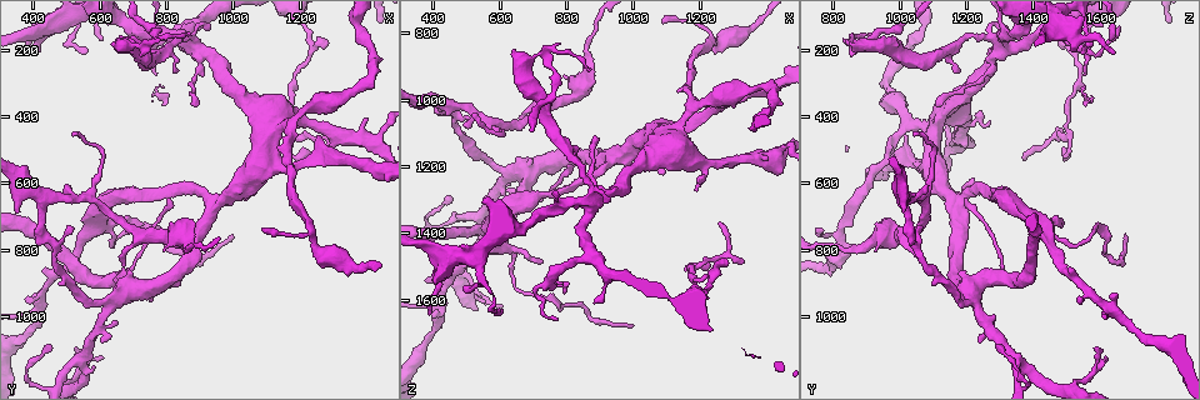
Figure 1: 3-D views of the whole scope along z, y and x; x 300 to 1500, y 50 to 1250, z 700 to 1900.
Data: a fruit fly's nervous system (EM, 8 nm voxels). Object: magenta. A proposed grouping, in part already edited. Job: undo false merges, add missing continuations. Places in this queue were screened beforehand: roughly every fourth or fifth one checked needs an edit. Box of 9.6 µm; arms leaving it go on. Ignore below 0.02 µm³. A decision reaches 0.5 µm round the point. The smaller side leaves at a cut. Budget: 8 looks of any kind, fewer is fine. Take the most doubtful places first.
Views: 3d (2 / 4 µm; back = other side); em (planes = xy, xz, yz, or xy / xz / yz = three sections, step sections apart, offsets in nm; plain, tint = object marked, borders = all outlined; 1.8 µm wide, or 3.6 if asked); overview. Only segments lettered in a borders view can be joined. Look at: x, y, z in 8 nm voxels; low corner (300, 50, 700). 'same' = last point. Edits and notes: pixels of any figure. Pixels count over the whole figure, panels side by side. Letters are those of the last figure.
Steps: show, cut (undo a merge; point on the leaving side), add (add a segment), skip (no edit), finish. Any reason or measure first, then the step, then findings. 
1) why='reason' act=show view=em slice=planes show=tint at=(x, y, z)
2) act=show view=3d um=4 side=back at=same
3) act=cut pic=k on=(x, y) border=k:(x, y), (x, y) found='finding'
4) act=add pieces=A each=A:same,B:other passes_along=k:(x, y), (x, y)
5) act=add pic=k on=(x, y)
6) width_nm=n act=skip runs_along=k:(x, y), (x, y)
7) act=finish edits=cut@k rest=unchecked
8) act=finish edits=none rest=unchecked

why='four or more arms meet' act=show view=3d um=2 at=(900, 190, 1280)

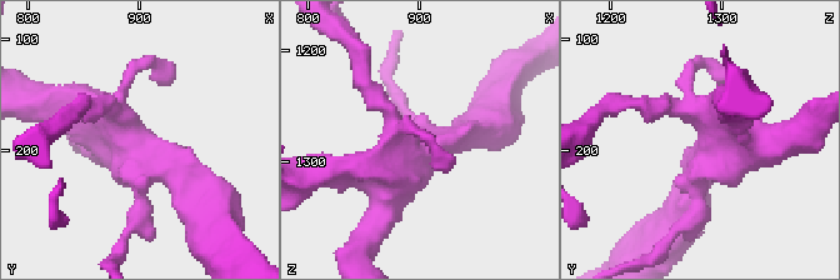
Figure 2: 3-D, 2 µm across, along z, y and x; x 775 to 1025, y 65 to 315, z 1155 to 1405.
why='now the EM' act=show view=em slice=planes show=borders at=(898, 192, 1288)

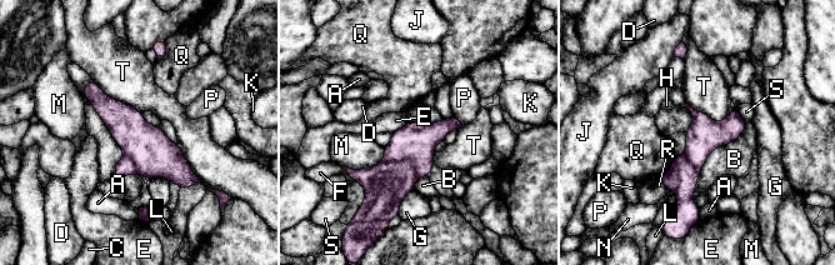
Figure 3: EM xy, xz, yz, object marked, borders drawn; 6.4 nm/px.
width_nm=220 act=cut pic=3 on=(386, 184) each=A:other,B:other,C:other,D:other,E:other,F:other,G:other,H:other,J:other,K:other,L:other,M:other,N:other,P:other,Q:other,R:other,S:other,T:other border=3:(384, 160), (408, 160), (418, 176) found='a second cell is stuck on'

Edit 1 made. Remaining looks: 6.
why='an open end' act=show view=em slice=planes show=borders at=(1190, 430, 1280)

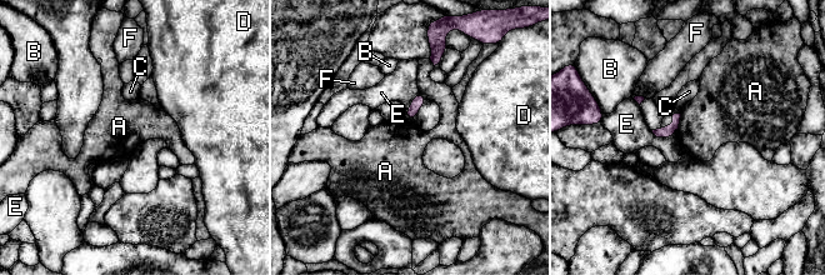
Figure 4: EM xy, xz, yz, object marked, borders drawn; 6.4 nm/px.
act=skip each=A:other,B:other,C:other,D:other,E:other,F:other border=4:(681, 114), (678, 128) found='no lettered segment goes on from it'

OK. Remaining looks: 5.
why='sudden change in width' act=show view=em slice=xy step=8 show=tint at=(1420, 480, 1170)

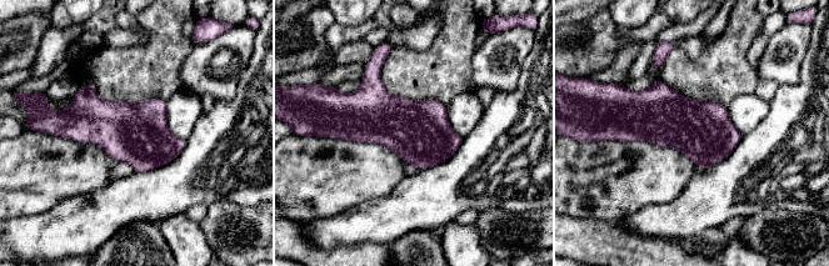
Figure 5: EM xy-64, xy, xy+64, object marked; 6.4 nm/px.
why='cut it another way' act=show view=em slice=planes show=tint at=same

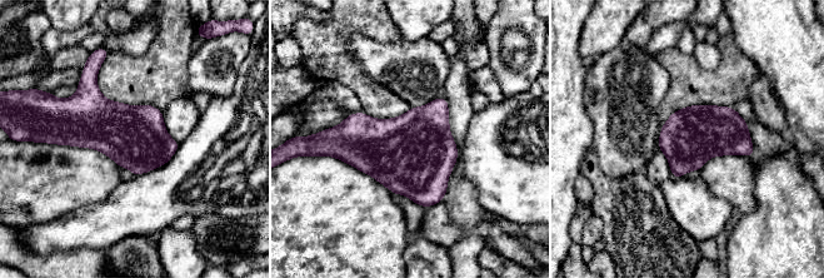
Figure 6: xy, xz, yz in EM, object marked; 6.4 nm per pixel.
why='see the neighbours' act=show view=em slice=planes show=borders at=same

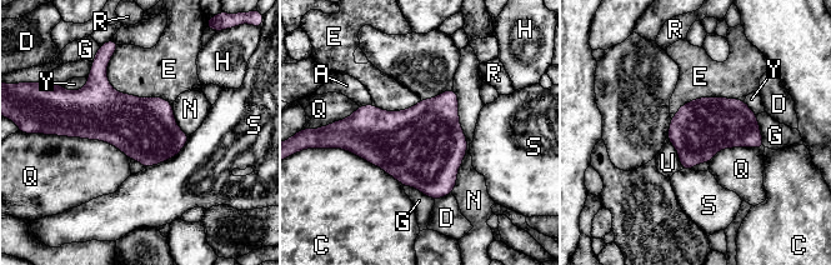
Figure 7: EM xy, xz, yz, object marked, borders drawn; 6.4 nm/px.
width_nm=380 act=skip each=A:other,C:other,D:other,E:other,G:other,H:other,N:other,Q:other,R:other,S:other,U:other,Y:other border=7:(114, 50), (116, 90), (171, 104) found='one cell here'

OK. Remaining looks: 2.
act=finish edits=cut@3 rest=unchecked

